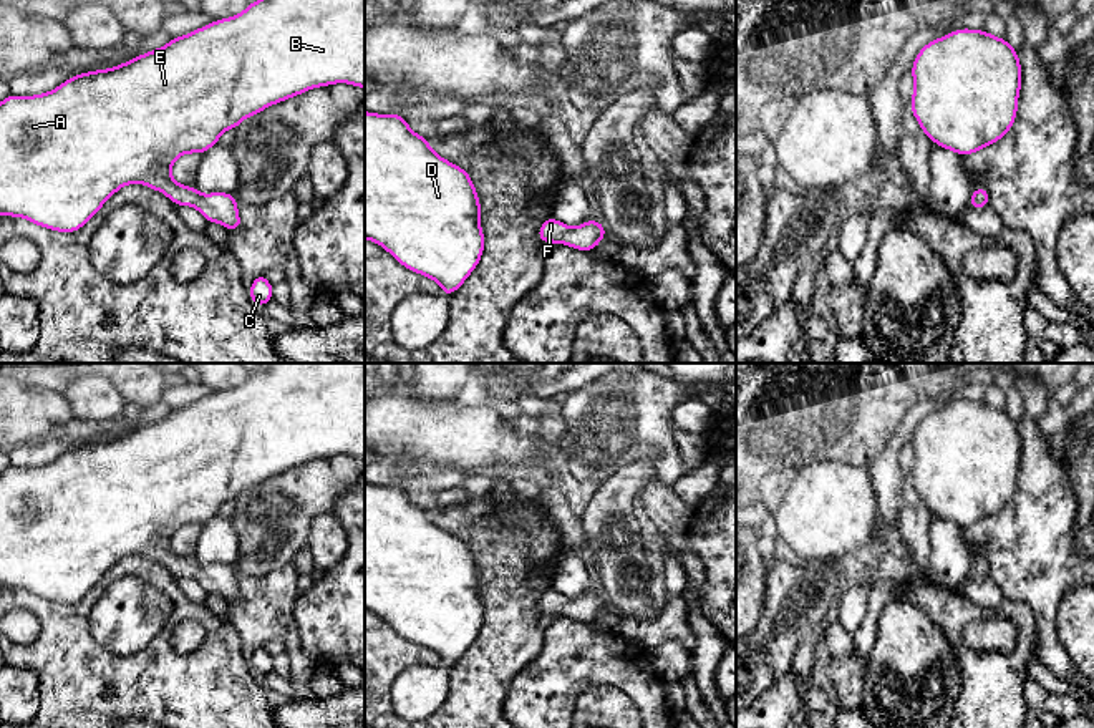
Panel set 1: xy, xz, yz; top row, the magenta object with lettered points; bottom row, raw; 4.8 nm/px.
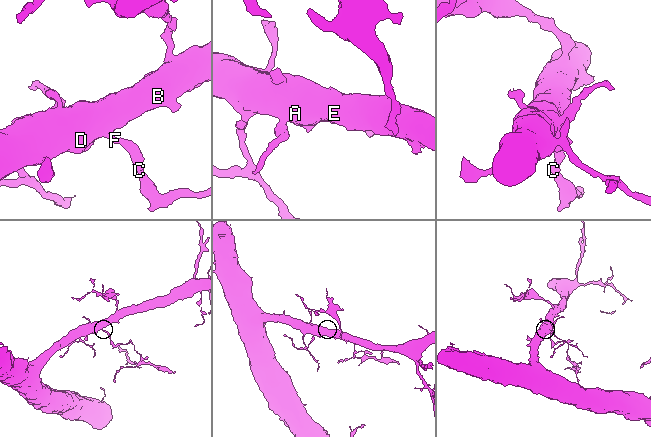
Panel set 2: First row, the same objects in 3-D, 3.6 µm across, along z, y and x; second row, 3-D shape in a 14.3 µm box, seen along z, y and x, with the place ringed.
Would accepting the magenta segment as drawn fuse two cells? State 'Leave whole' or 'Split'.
Leave whole

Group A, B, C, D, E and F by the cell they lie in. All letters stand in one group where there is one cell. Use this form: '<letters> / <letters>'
A B C D E F

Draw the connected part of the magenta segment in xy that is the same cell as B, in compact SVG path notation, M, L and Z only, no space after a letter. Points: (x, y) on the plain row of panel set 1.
M269 363L264 370L249 375L239 386L211 393L179 410L171 410L166 418L143 425L126 434L108 441L75 446L53 463L35 468L8 466L0 473L0 587L23 589L40 599L56 604L76 604L103 579L103 575L126 556L144 556L166 565L174 577L196 579L207 594L222 595L227 602L239 602L242 592L237 570L229 564L201 565L194 557L181 557L171 547L172 534L189 524L202 526L219 514L227 501L235 501L245 489L265 479L302 466L312 459L348 454L365 461L365 363Z

